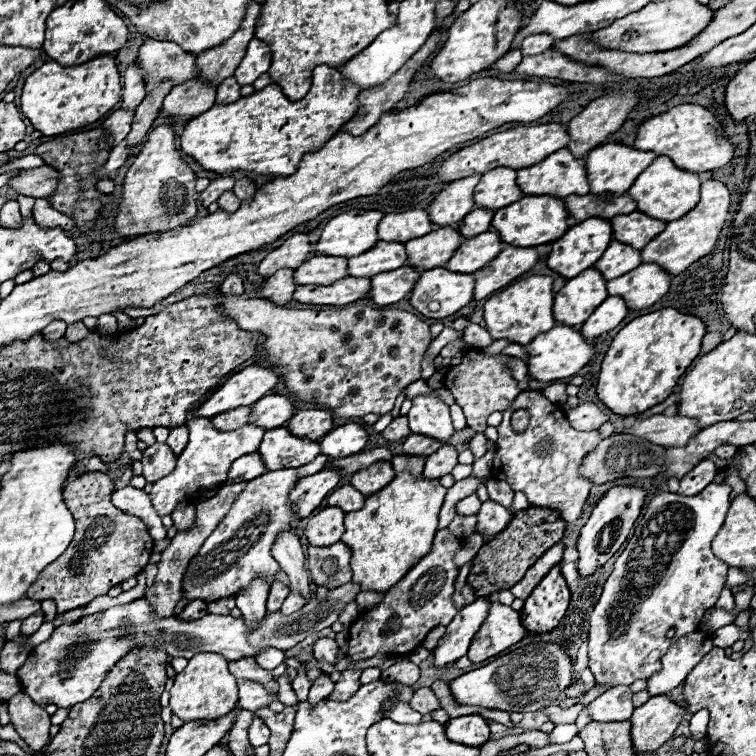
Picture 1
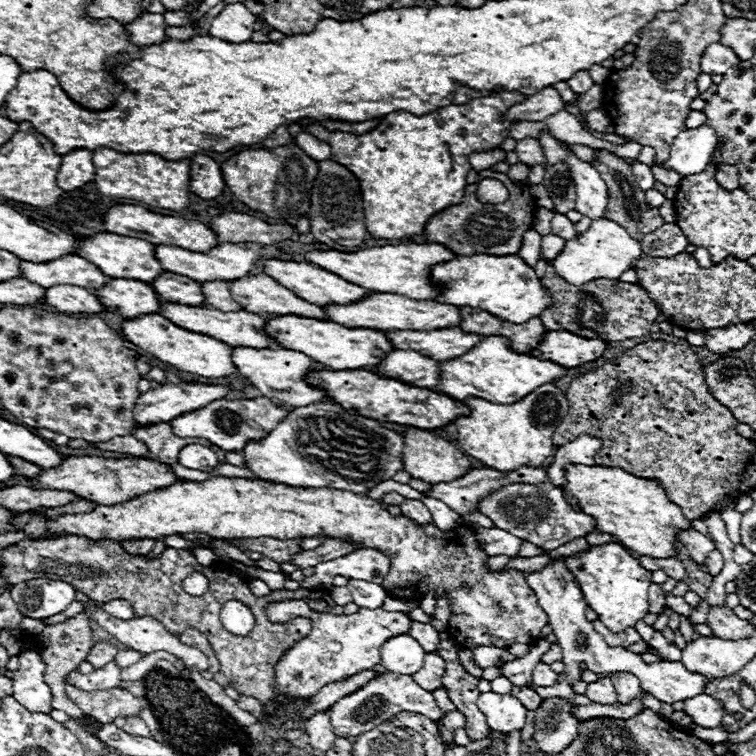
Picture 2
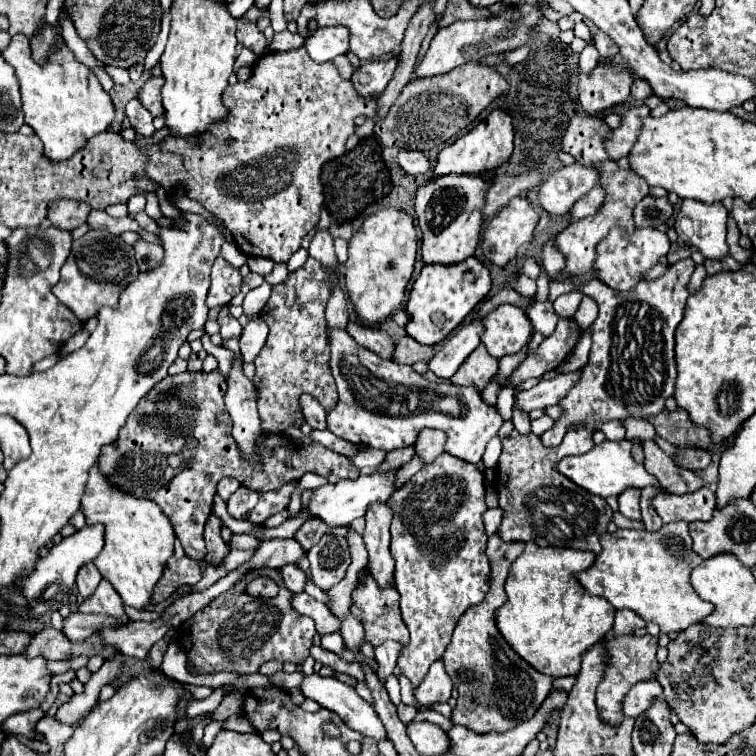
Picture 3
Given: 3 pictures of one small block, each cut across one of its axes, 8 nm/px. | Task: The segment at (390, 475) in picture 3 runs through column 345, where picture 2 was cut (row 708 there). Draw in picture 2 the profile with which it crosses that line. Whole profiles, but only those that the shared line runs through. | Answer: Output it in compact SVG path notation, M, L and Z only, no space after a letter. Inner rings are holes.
M484 692L478 698L478 708L480 708L480 712L484 712L488 726L502 734L522 730L526 724L528 710L520 704L518 698L514 698L510 694Z

